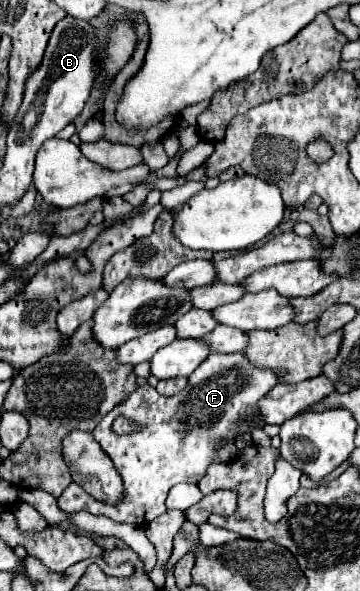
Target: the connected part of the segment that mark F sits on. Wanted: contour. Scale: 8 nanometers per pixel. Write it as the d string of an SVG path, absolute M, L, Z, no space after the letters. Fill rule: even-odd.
M209 354L189 376L187 388L171 398L161 396L151 386L139 386L93 430L95 440L101 444L101 448L107 448L109 458L123 478L123 500L117 504L95 500L73 482L59 496L59 508L65 514L85 510L89 514L107 516L119 524L133 524L137 528L151 524L157 516L167 512L167 492L175 484L197 484L203 478L209 464L217 460L217 450L225 444L225 438L235 438L253 428L249 426L253 420L259 420L257 428L265 426L263 416L259 416L257 402L277 382L277 372L251 366L243 354ZM119 414L139 422L143 426L141 434L117 436L111 430L111 424Z

